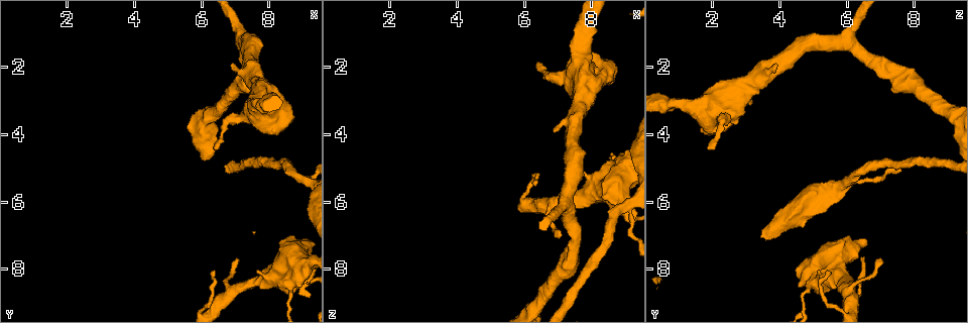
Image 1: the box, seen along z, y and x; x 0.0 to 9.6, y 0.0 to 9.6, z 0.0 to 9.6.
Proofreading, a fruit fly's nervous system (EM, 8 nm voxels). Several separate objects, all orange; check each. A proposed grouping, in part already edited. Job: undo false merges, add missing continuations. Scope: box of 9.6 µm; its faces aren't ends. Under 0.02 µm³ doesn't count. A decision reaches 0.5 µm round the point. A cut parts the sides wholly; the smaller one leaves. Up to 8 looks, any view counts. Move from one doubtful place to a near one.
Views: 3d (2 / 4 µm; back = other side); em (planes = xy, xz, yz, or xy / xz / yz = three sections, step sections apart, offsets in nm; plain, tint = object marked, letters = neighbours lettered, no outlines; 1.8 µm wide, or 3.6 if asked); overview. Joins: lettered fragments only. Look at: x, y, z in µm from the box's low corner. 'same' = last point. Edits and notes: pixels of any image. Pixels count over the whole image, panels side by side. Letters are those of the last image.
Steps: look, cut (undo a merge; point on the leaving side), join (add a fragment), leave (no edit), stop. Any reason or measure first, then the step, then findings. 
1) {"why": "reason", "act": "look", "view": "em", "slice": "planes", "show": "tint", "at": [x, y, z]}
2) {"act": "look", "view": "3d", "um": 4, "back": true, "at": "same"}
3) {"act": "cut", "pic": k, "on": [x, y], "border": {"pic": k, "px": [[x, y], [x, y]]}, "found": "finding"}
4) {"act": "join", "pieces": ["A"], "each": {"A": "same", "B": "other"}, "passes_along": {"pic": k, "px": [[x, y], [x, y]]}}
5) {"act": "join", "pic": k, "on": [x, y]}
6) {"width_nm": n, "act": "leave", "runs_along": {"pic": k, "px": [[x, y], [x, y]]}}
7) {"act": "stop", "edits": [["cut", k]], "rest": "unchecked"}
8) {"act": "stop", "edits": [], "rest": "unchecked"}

{"why": "tapers out", "act": "look", "view": "em", "slice": "planes", "show": "letters", "at": [6.35, 4.40, 1.85]}

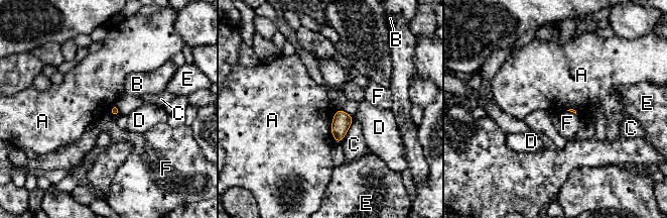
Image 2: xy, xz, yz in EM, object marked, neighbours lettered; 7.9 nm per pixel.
{"act": "leave", "each": {"A": "other", "B": "other", "C": "other", "D": "other", "E": "other", "F": "other"}, "found": "no lettered fragment goes on from it"}

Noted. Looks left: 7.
{"act": "look", "view": "em", "um": 3.6, "slice": "xz", "step": 4, "show": "letters", "at": [7.75, 3.45, 1.95]}

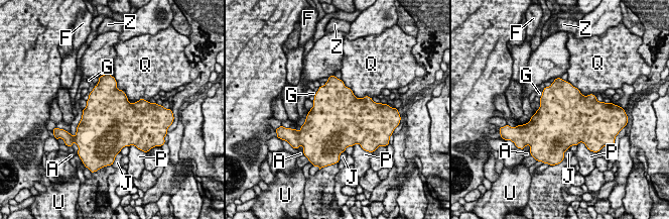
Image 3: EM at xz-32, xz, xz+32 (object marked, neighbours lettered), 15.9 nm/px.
{"act": "leave", "each": {"A": "other", "F": "other", "G": "other", "J": "other", "P": "other", "Q": "other", "U": "other", "Z": "other"}, "border": {"pic": 3, "px": [[113, 77], [131, 103], [144, 100]]}, "found": "all the same neuron"}

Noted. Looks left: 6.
{"why": "thin end", "act": "look", "view": "em", "slice": "planes", "show": "letters", "at": [6.35, 8.10, 5.45]}

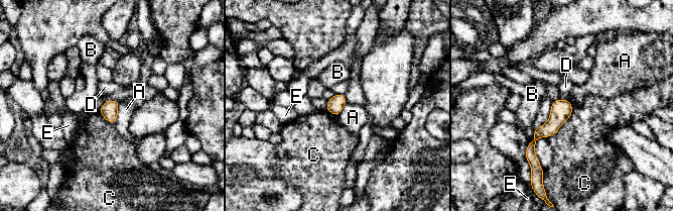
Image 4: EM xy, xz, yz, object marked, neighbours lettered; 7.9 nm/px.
{"width_nm": 130, "longest_contact_nm": ["C", 300], "act": "leave", "each": {"A": "other", "B": "other", "C": "other", "D": "other", "E": "other"}, "found": "none of them fits"}

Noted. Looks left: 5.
{"why": "branch point", "act": "look", "view": "em", "slice": "planes", "show": "letters", "at": [9.20, 5.35, 5.95]}

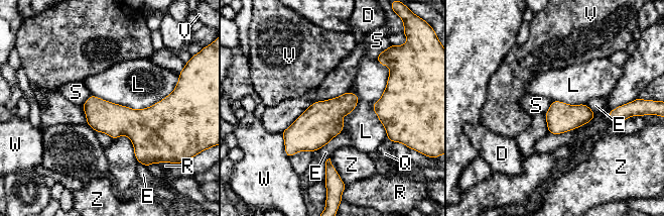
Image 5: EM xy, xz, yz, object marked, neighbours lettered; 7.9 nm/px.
{"longest_contact_nm": ["L", 650], "act": "leave", "each": {"D": "other", "E": "other", "L": "other", "Q": "other", "R": "other", "S": "other", "V": "other", "W": "other", "Z": "other"}, "border": {"pic": 5, "px": [[376, 58], [388, 138]]}, "found": "one neuron here"}

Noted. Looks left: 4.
{"act": "stop", "edits": [], "rest": "unchecked"}

